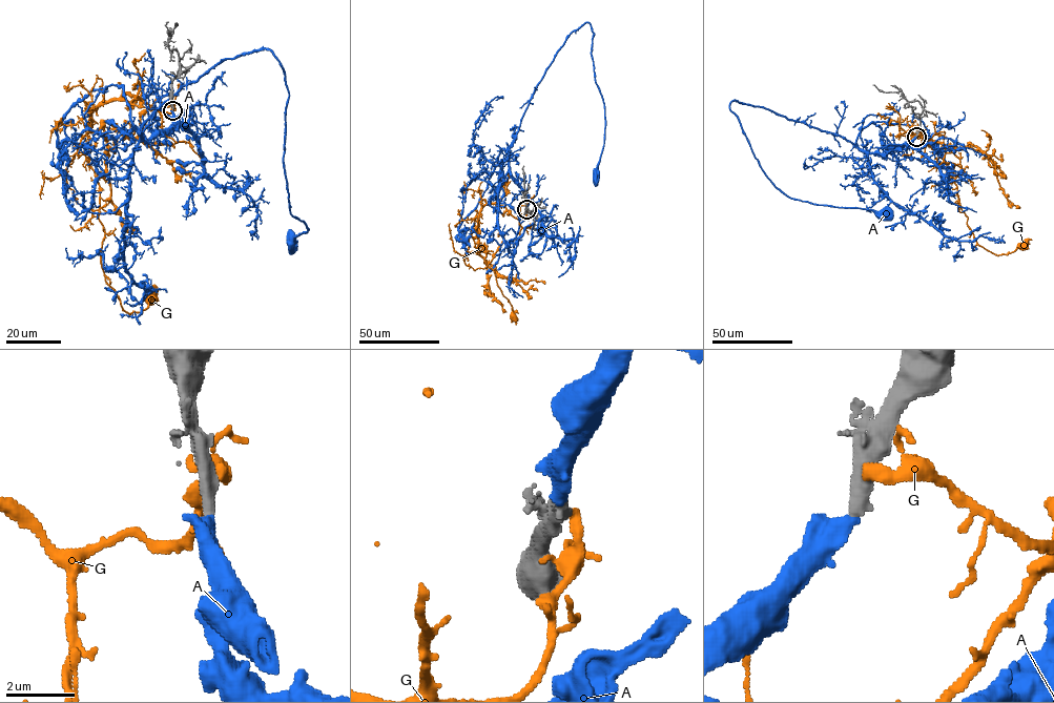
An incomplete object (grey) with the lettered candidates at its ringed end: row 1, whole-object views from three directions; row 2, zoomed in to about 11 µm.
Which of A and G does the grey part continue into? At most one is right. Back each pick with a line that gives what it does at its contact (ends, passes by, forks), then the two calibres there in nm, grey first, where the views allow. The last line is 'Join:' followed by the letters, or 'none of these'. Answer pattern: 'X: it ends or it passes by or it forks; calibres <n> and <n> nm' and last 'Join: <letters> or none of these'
A: it ends; calibres 420 and 480 nm
Join: A

